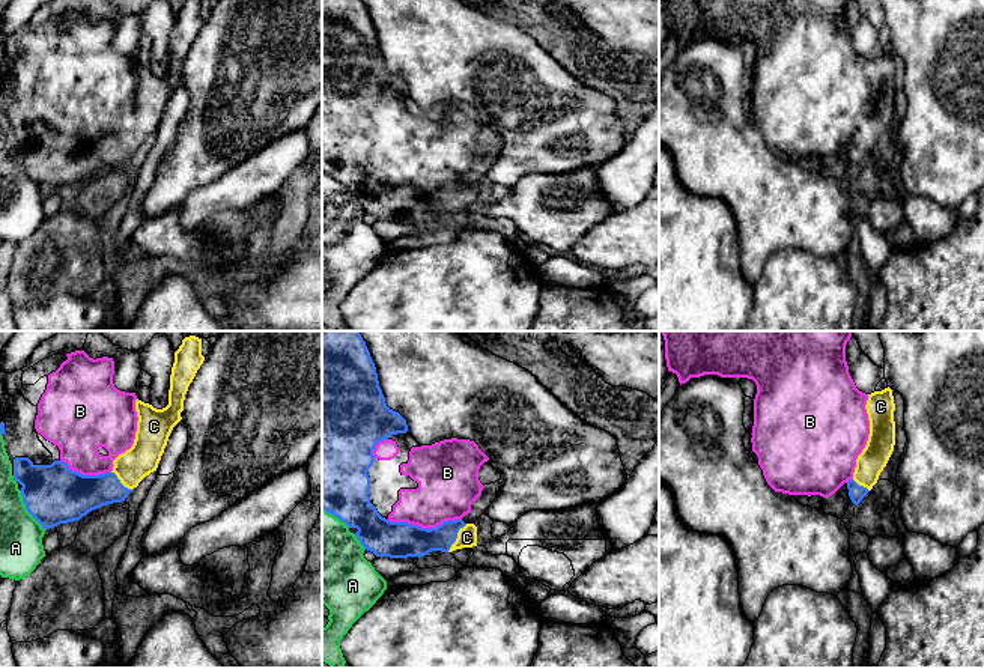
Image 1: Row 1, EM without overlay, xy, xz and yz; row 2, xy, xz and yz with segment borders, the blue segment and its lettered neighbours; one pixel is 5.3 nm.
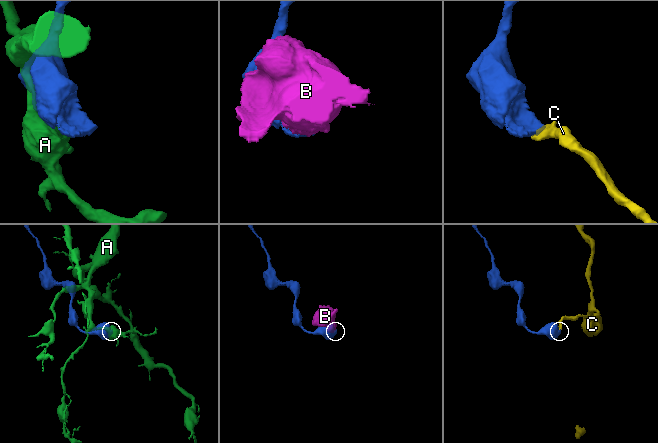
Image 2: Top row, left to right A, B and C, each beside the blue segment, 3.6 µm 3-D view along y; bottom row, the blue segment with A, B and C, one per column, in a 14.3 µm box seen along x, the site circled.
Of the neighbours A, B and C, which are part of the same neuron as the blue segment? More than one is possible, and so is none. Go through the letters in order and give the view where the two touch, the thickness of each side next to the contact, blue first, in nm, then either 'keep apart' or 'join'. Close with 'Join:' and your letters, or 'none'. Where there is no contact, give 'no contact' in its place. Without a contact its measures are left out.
A: meets blue in xy; 320 nm thick on the blue side, 240 nm on the other; keep apart
B: meets blue in xz; 200 nm thick on the blue side, 300 nm on the other; keep apart
C: meets blue in xz; 180 nm thick on the blue side, 110 nm on the other; join
Join: C

